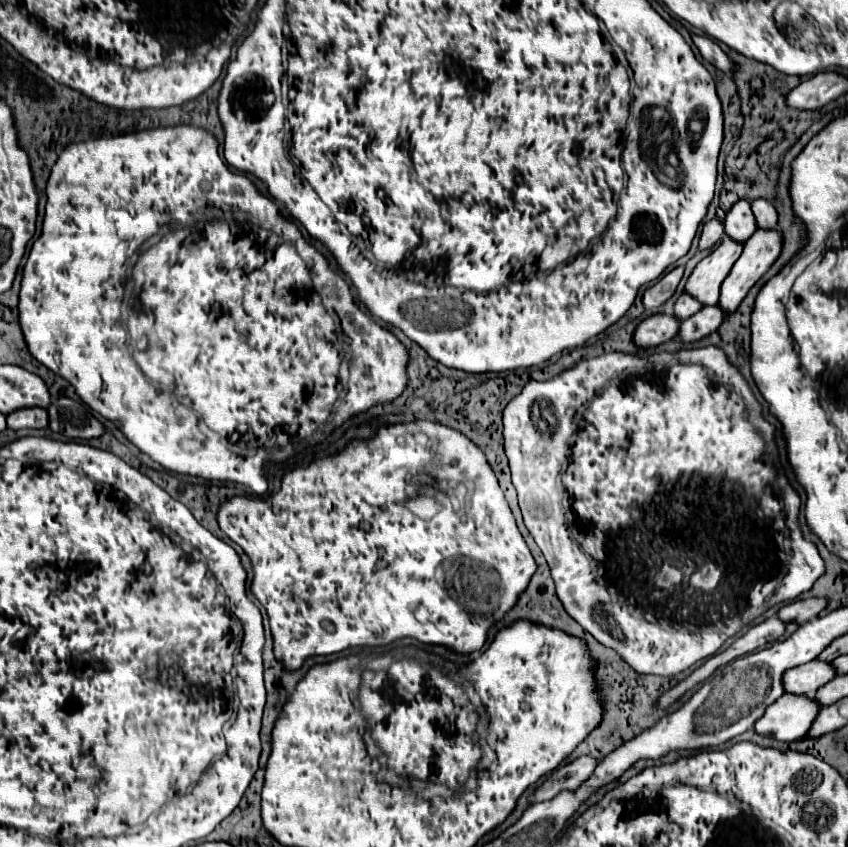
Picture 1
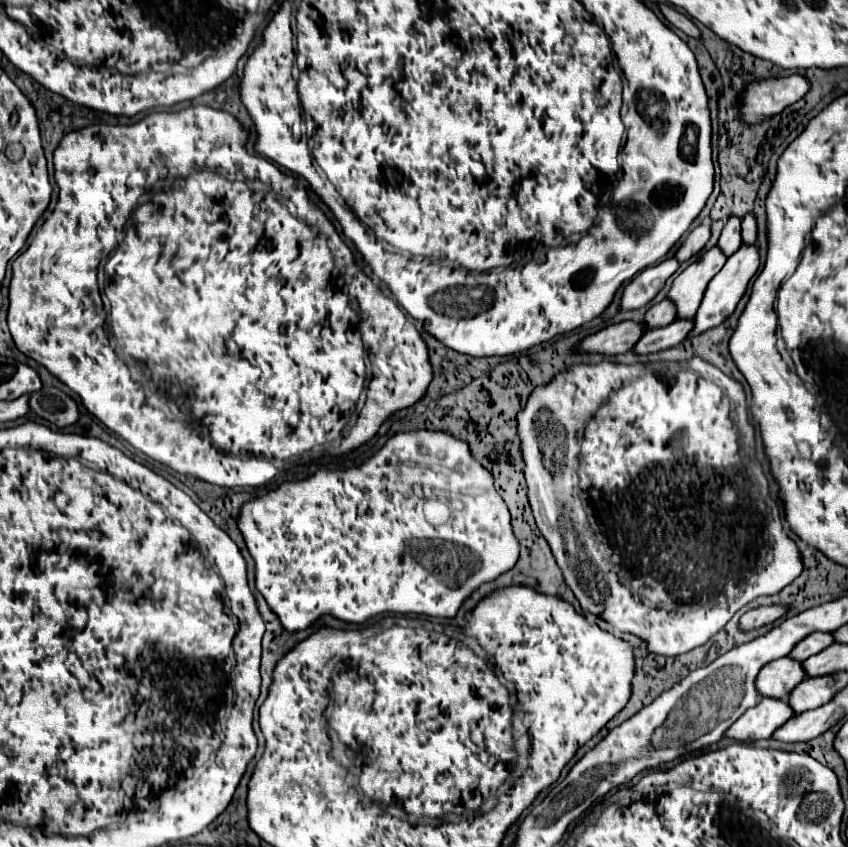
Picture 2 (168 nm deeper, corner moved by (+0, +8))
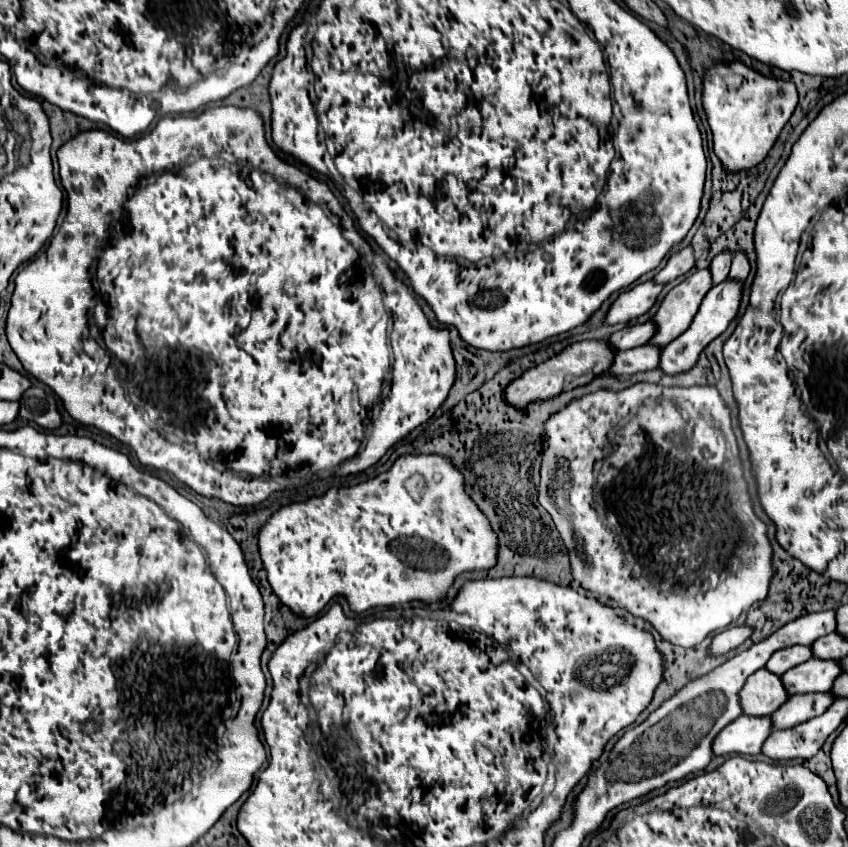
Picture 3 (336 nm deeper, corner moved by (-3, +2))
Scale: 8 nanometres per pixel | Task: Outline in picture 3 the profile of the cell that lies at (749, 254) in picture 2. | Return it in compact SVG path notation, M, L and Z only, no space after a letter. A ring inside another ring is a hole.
M723 280L723 282L715 284L705 294L705 298L699 306L699 312L695 314L695 320L691 322L691 328L687 332L683 332L683 336L679 336L679 340L673 340L671 344L667 344L663 348L659 368L667 374L677 374L677 372L685 372L687 368L693 368L695 360L699 358L699 352L711 340L715 340L719 334L723 334L725 328L729 326L729 322L737 316L737 310L739 310L739 304L741 304L741 294L743 294L743 282L741 280Z

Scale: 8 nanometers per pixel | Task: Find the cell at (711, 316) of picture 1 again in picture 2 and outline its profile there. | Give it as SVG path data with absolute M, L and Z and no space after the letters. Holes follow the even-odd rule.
M674 320L672 324L662 326L658 330L648 330L644 336L640 336L640 340L632 348L632 352L642 356L642 354L654 354L660 350L668 350L668 348L684 342L684 338L692 330L692 326L694 326L692 320Z

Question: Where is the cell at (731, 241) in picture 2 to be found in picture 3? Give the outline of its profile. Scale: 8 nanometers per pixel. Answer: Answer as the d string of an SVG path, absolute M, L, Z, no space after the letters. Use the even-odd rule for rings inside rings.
M727 248L723 252L719 252L713 260L711 260L711 274L713 274L713 284L717 284L719 280L725 280L729 276L729 268L731 268L731 258L733 252Z

